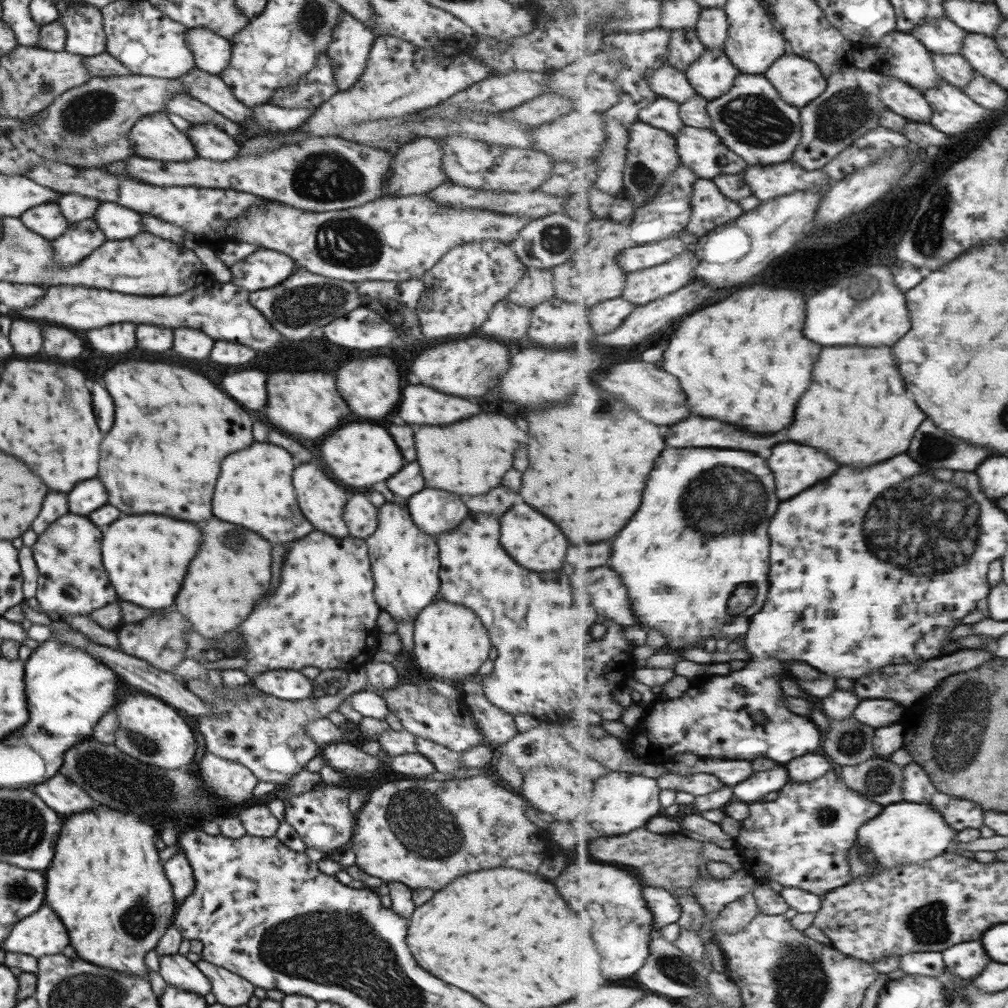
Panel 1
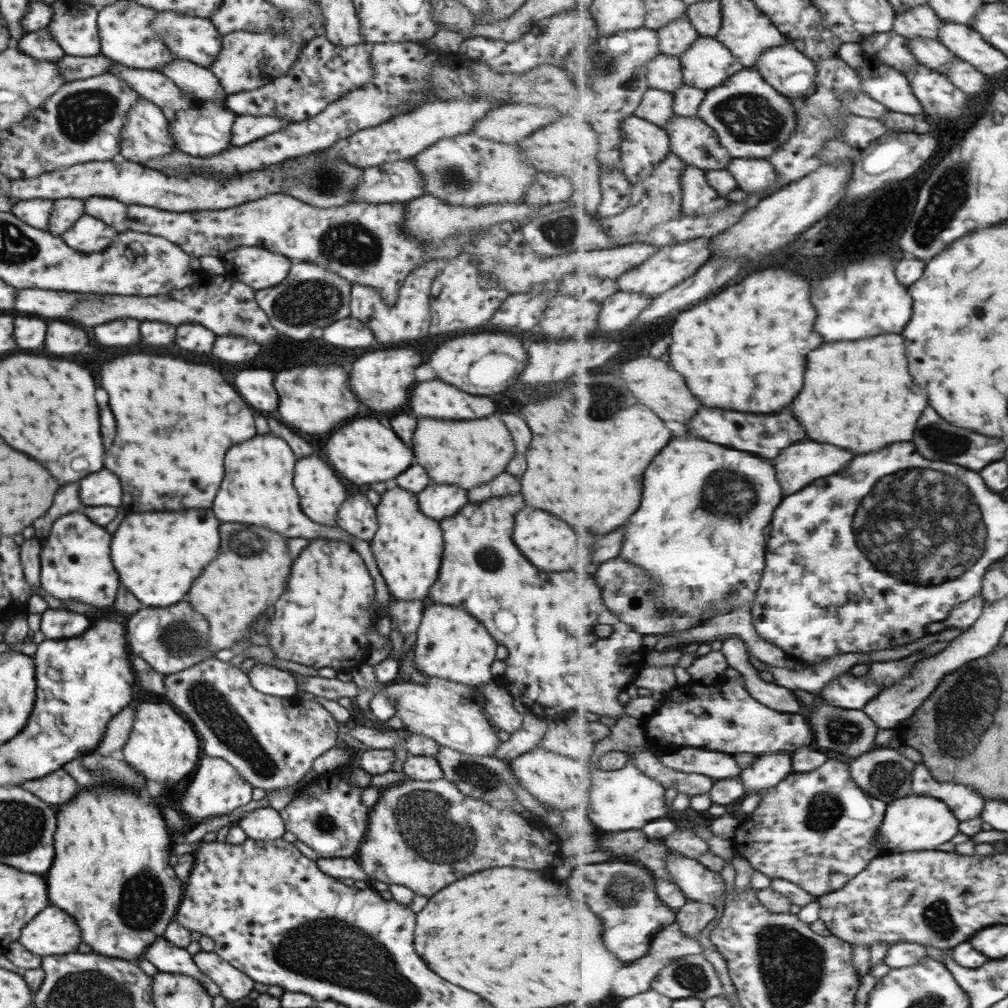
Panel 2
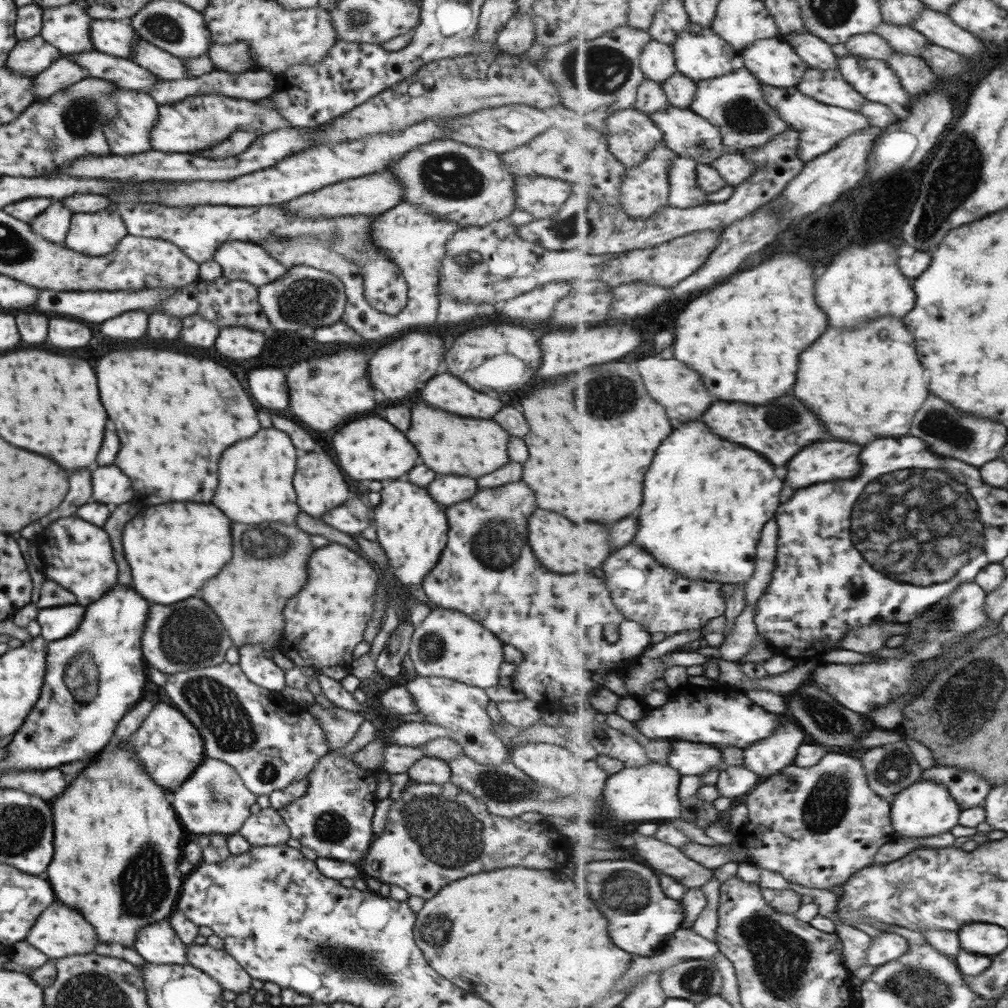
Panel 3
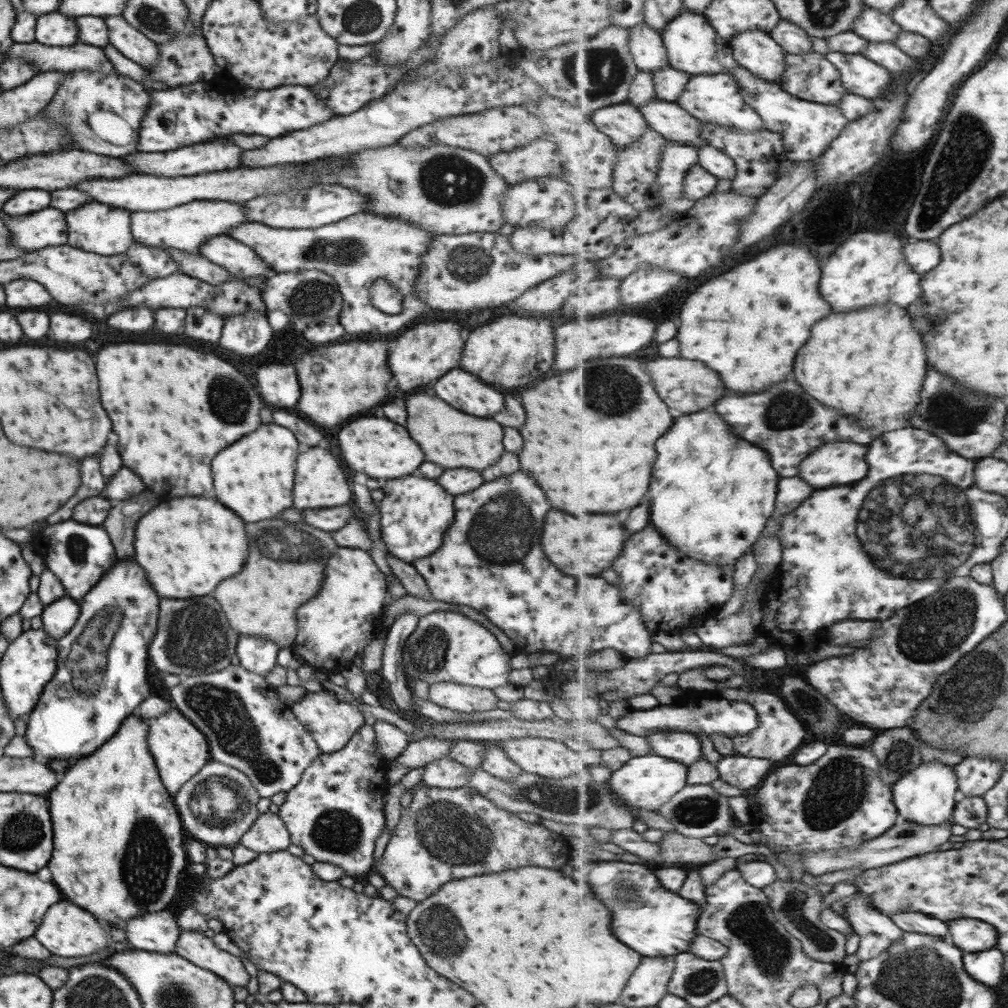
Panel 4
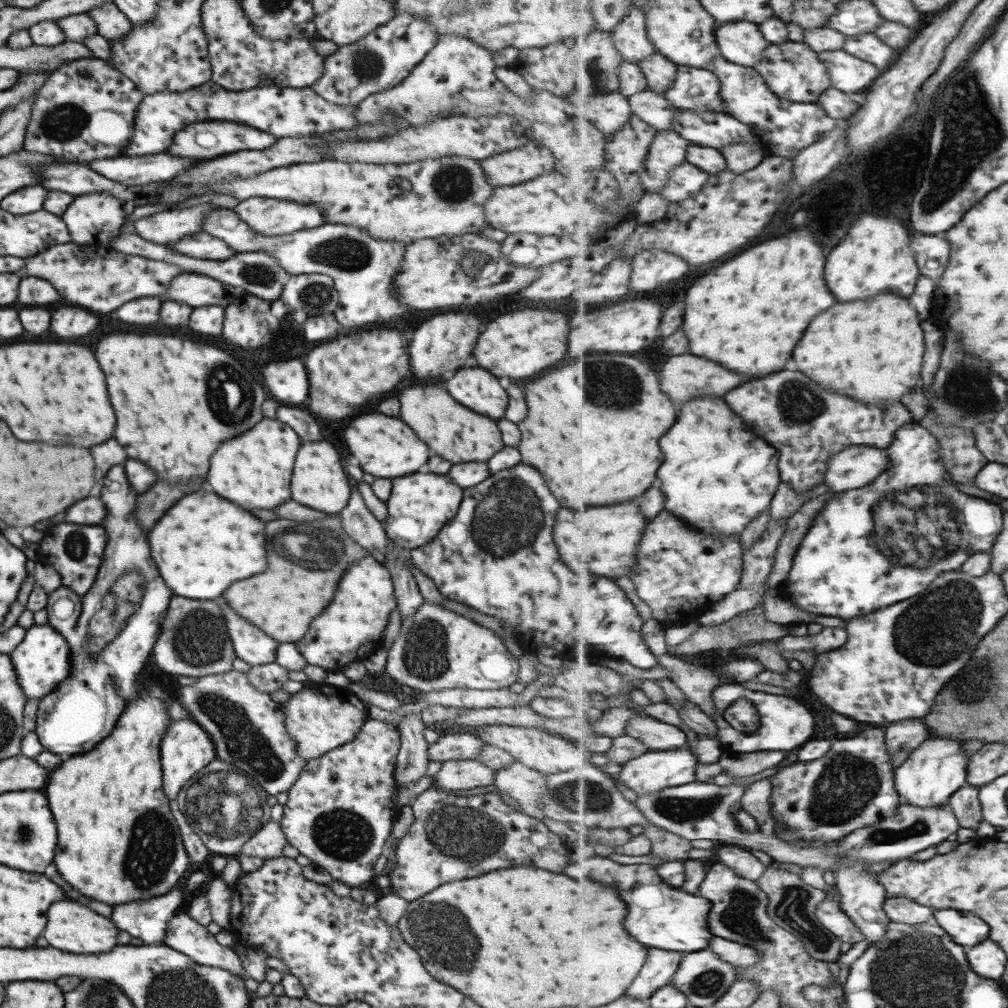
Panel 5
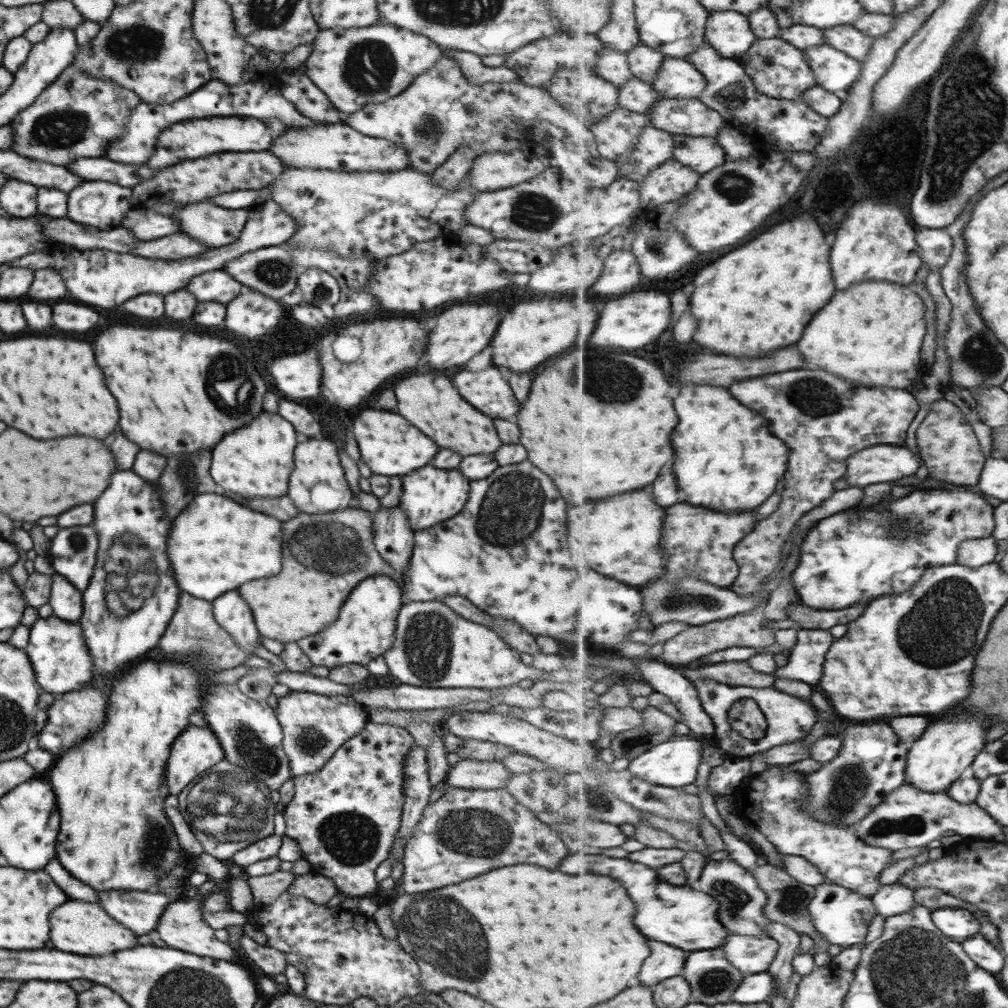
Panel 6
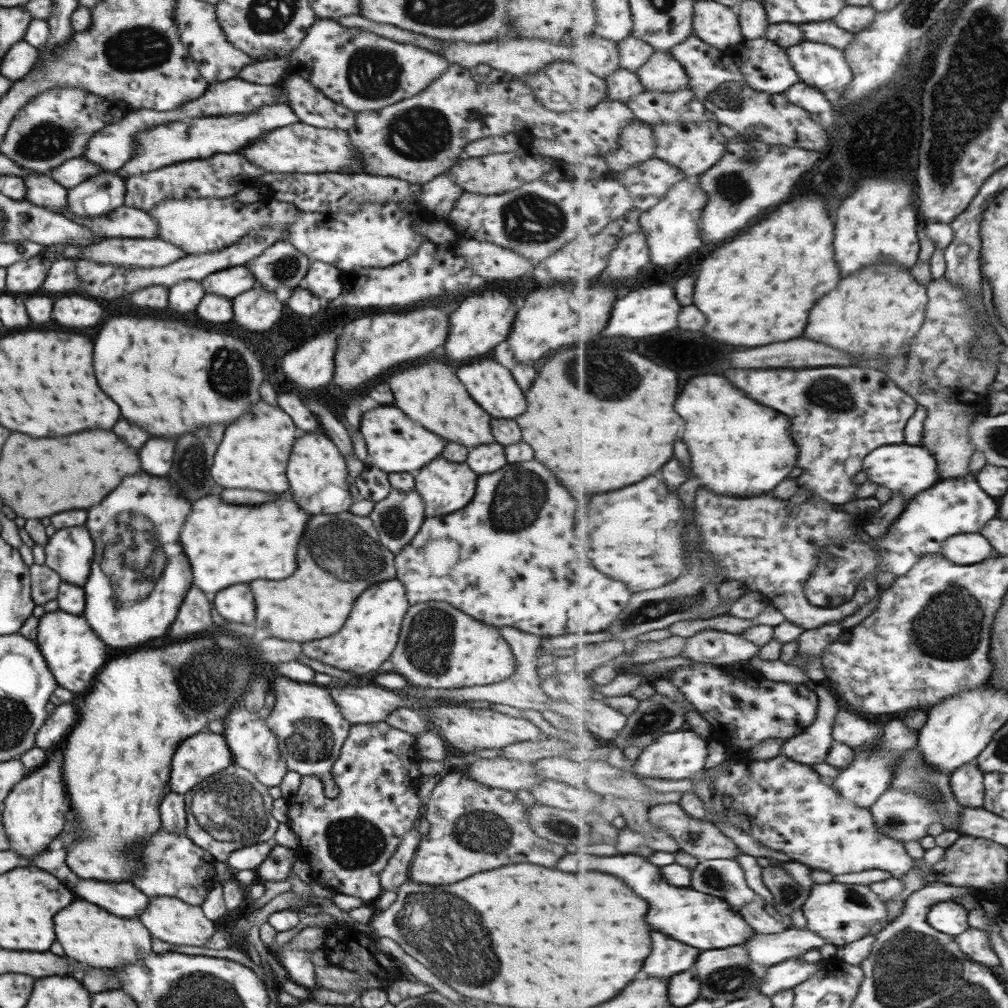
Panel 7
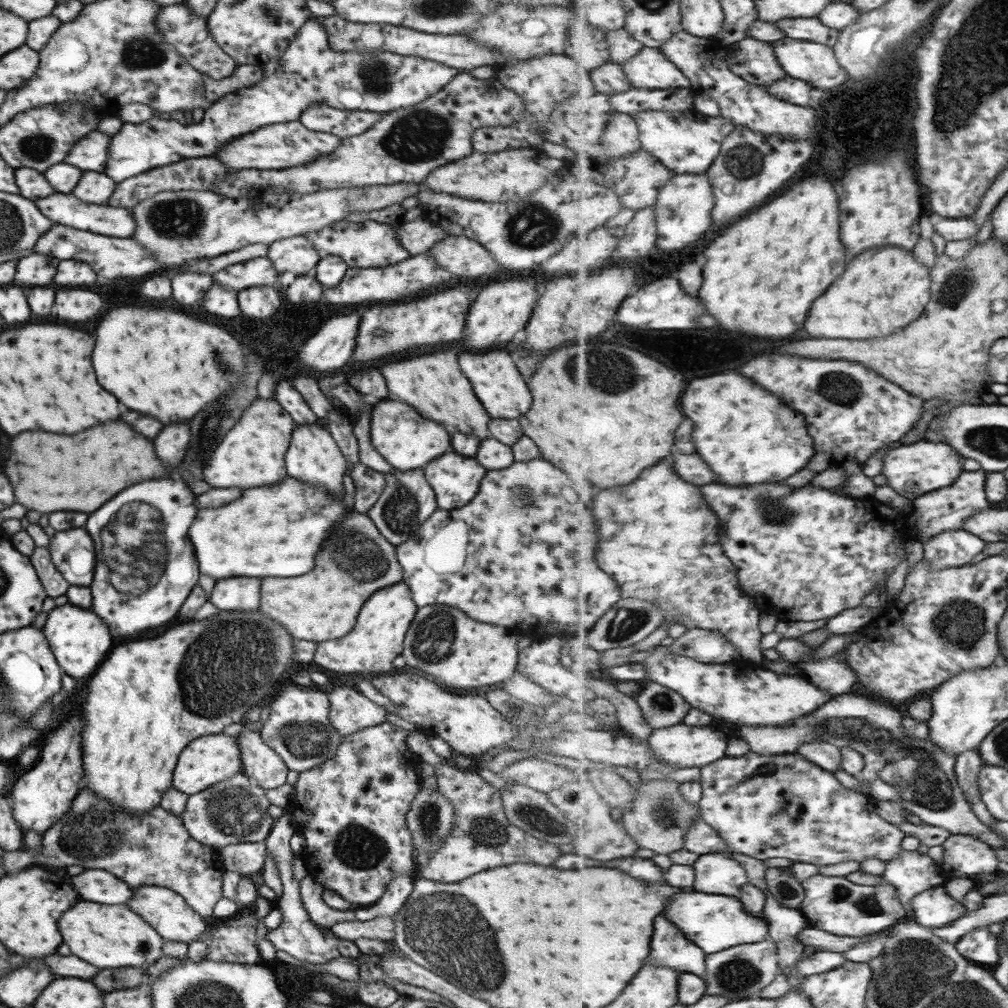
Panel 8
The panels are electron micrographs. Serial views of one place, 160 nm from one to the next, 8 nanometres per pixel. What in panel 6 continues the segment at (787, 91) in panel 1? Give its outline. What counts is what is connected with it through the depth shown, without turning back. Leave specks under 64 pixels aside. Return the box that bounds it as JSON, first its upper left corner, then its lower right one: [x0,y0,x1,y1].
[706,11,758,57]

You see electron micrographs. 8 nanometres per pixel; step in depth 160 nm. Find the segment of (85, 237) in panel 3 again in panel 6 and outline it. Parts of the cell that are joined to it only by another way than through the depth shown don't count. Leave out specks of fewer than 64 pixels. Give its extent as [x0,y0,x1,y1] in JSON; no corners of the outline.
[67,182,129,230]

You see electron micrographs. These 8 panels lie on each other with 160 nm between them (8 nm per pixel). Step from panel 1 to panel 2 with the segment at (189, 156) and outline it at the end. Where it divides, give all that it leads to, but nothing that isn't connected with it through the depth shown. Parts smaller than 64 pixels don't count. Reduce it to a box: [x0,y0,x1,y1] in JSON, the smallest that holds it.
[118,98,179,162]

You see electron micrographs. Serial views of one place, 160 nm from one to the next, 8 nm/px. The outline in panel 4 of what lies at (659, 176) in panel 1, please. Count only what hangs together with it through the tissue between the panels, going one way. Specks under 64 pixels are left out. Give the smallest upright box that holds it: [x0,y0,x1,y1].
[585,102,651,150]

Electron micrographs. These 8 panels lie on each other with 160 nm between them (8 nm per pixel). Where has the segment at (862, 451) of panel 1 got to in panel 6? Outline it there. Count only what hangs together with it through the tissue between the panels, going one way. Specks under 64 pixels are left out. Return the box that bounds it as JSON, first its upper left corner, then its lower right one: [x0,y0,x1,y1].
[799,282,928,388]

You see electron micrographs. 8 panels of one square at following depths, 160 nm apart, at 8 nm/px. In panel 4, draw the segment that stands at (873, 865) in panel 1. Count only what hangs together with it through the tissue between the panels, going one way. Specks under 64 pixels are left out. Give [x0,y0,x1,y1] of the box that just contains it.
[892,762,960,825]

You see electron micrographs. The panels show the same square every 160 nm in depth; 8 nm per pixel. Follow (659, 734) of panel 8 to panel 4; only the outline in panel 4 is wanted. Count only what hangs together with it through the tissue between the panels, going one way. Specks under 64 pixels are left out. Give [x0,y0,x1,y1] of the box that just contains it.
[608,755,690,813]

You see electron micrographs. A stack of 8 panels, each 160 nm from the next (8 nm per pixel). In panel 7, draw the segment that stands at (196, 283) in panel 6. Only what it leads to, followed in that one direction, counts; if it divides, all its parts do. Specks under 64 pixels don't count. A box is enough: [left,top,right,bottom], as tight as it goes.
[201,265,257,299]

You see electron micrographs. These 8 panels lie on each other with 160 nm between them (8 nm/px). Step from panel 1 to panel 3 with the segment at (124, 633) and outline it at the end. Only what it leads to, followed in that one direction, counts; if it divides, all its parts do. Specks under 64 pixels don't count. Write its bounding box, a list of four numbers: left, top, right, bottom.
[139,598,232,675]

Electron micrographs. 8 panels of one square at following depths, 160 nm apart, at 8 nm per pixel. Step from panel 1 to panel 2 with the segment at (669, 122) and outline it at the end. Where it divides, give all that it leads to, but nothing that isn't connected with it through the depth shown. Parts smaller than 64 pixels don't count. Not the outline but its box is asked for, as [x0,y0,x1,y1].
[635,88,677,128]

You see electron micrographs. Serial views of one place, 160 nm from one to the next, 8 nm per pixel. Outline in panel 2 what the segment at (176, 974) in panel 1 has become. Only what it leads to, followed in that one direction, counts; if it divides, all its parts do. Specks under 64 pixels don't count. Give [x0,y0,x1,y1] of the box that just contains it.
[143,937,220,996]

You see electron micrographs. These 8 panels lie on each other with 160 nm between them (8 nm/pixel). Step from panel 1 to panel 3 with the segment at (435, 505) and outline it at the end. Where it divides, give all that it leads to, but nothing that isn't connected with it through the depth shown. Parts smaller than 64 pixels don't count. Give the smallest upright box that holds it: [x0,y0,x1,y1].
[427,476,475,506]

